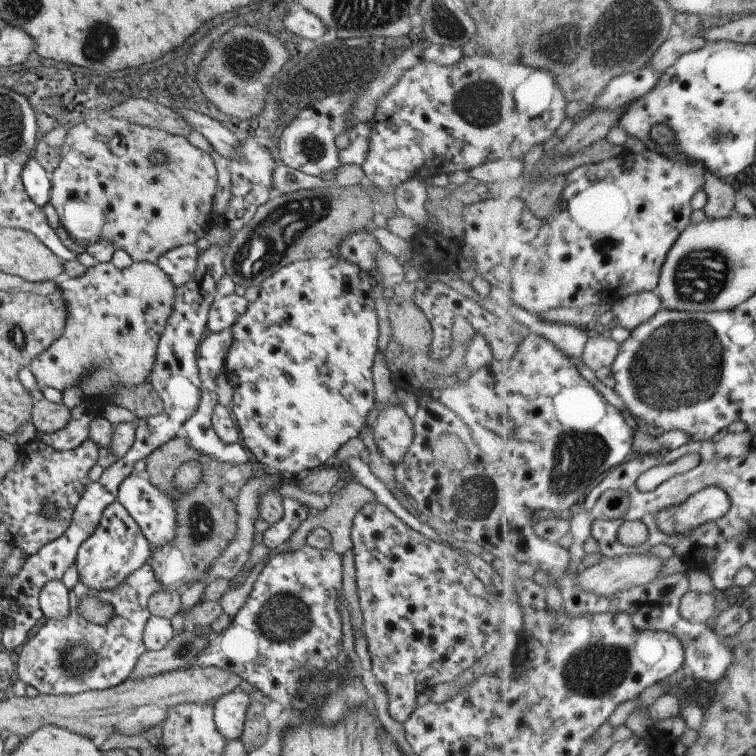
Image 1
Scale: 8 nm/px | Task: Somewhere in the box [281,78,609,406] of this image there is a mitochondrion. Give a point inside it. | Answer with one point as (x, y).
(313, 148)

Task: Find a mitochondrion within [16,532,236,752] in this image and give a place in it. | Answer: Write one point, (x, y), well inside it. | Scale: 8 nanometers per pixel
(76, 662)

